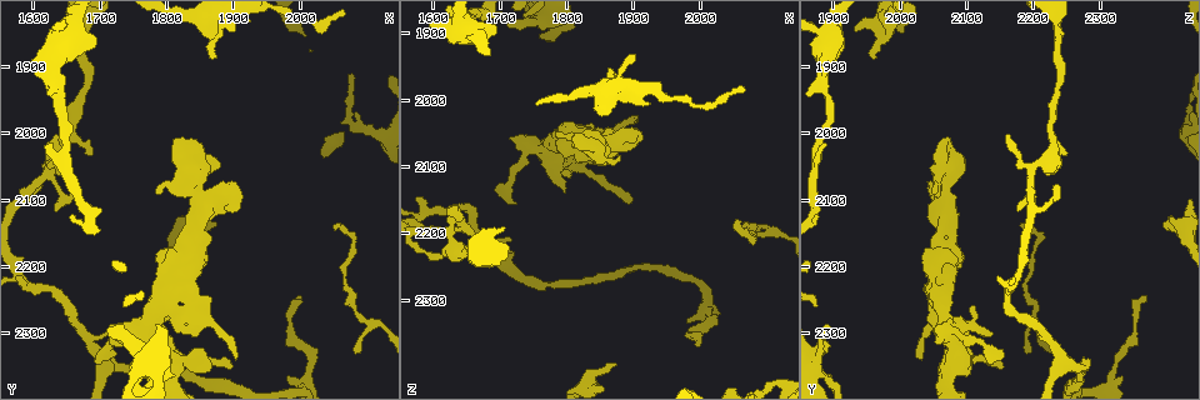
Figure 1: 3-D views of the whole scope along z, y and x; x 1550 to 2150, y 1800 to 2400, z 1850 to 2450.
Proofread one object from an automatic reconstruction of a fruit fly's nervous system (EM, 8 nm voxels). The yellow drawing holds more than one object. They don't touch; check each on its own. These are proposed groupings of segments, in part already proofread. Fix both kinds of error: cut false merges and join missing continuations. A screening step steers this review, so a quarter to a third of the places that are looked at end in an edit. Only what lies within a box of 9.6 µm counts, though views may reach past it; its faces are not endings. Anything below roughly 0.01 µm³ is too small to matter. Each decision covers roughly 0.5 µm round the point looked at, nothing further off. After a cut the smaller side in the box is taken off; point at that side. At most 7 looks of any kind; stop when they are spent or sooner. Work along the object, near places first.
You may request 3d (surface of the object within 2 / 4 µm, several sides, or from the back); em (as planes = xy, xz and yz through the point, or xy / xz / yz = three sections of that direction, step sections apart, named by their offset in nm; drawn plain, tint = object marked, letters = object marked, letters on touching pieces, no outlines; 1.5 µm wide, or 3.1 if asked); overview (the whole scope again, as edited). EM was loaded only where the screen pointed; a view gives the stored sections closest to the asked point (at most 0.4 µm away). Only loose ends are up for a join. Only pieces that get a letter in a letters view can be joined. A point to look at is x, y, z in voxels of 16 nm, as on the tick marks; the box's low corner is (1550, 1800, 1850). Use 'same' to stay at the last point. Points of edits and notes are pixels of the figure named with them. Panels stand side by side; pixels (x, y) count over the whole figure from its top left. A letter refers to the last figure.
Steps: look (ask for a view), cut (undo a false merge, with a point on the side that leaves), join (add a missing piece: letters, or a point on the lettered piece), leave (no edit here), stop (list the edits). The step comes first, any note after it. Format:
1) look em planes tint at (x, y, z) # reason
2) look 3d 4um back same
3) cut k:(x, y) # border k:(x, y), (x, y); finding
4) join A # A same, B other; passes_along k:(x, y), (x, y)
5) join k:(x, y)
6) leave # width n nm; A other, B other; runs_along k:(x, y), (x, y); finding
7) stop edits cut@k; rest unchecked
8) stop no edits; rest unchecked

look em xy step 8 tint at (1980, 2365, 2335)

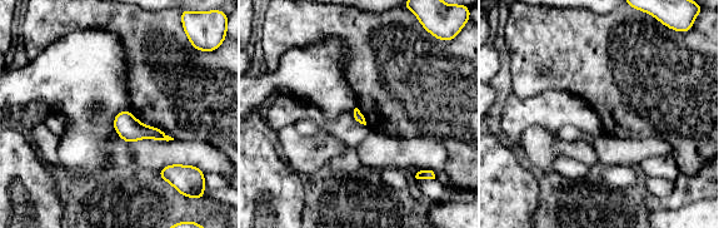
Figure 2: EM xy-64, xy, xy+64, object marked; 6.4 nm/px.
look em planes letters same # cut it another way

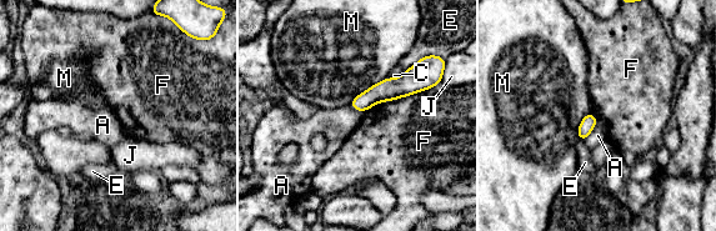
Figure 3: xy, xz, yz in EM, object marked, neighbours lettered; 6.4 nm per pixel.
leave # A other, C other, E other, F other, J other, M other; border 3:(597, 120), (591, 132), (582, 141); none of them fits

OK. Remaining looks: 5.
look 3d 2um at (1705, 2300, 1885) # free end

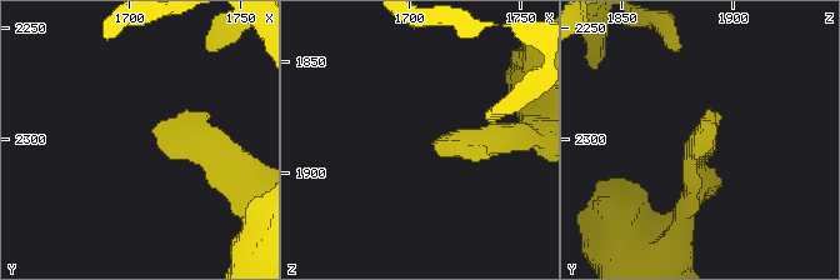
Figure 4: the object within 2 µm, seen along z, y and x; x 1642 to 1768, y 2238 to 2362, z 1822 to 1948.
look em yz step 4 tint at (1710, 2297, 1888) # shape alone is not enough

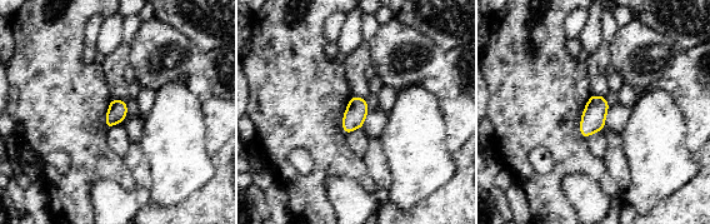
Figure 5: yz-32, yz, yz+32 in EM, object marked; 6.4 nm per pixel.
look em xy step 4 letters same

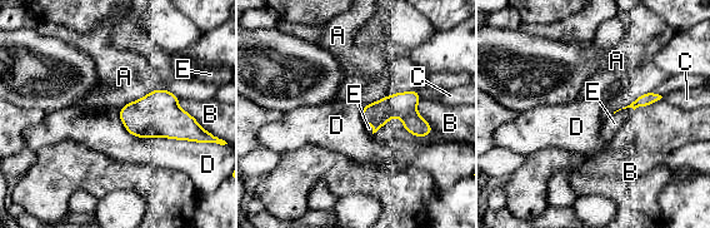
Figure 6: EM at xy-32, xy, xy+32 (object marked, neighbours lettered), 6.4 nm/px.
leave # longest_contact D 550 nm; A other, B other, C other, D other, E other; runs_along 6:(365, 112), (403, 110), (428, 132); no lettered piece goes on from it

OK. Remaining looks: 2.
look em planes letters at (1795, 2300, 2135) # branch stops here

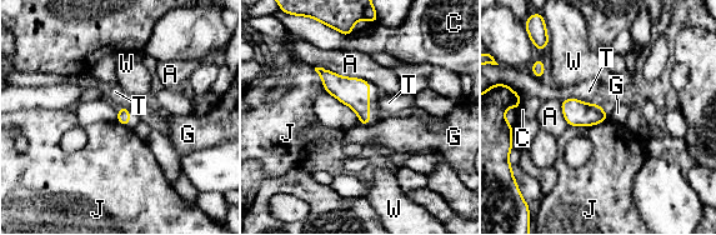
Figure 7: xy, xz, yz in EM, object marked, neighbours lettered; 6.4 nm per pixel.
leave # A other, C other, G other, J other, T other, W other; no lettered piece goes on from it

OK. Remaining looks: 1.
stop no edits; rest unchecked

